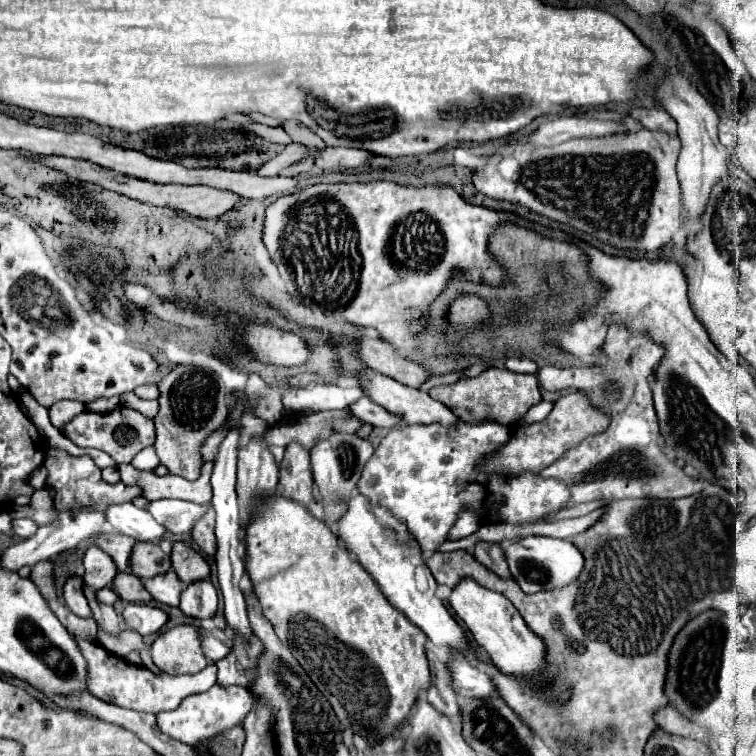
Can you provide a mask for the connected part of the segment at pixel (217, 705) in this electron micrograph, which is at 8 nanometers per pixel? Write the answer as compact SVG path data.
M214 684L210 690L198 696L188 696L176 710L158 712L156 720L158 720L158 728L170 738L190 746L198 746L198 744L208 744L214 738L214 734L224 732L226 728L242 726L242 720L250 712L252 704L254 704L254 696L252 692L246 692L246 688L238 688L238 686L218 688L218 684Z

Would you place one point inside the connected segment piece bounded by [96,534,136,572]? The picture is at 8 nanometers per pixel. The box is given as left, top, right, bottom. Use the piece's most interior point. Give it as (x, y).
(119, 547)

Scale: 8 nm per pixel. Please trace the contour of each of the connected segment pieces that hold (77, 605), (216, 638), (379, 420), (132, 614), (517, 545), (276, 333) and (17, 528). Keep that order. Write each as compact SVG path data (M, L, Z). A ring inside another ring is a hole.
M74 576L74 580L68 578L68 582L64 584L64 602L66 606L80 618L90 618L92 610L88 606L86 596L82 596L82 590L78 588L78 578Z
M200 628L200 632L202 632L202 642L204 642L204 652L206 652L206 658L210 662L216 662L222 656L228 656L232 652L234 642L222 630L218 630L218 628L214 628L214 630Z
M362 396L358 402L354 402L350 406L352 414L360 420L364 420L370 426L384 426L384 428L392 428L394 424L398 424L400 420L390 416L386 410L382 410L382 406L374 404L372 400L366 400L366 396Z
M130 604L126 606L122 618L126 628L136 630L142 636L158 632L168 622L168 614L150 604Z
M522 536L510 542L500 542L510 574L520 584L520 588L526 594L534 594L536 590L548 590L548 588L560 588L562 584L570 584L578 572L582 572L584 560L582 552L574 548L568 540L550 538L550 536Z
M250 326L242 334L242 342L250 346L252 356L264 364L300 366L308 360L310 350L302 338L268 326Z
M28 518L14 520L12 526L14 526L14 532L16 532L20 538L30 538L30 536L34 536L34 532L38 530L38 524L36 524L34 520L28 520Z

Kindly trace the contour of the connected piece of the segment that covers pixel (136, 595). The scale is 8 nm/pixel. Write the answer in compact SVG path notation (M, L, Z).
M134 572L118 574L118 578L114 580L114 588L120 594L120 598L126 602L147 603L153 599L152 594L144 588L142 580Z

